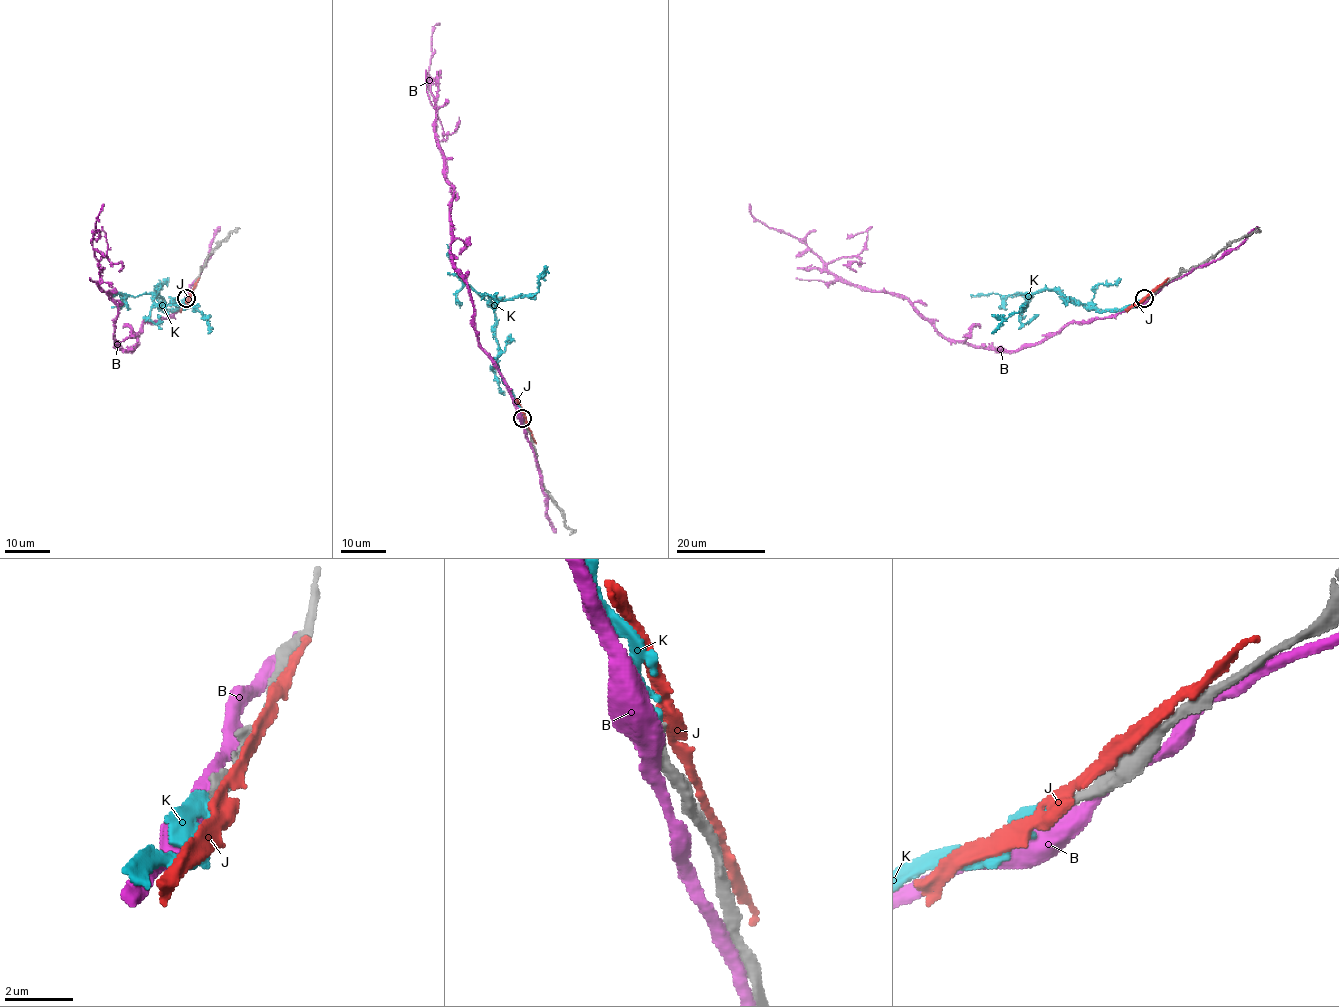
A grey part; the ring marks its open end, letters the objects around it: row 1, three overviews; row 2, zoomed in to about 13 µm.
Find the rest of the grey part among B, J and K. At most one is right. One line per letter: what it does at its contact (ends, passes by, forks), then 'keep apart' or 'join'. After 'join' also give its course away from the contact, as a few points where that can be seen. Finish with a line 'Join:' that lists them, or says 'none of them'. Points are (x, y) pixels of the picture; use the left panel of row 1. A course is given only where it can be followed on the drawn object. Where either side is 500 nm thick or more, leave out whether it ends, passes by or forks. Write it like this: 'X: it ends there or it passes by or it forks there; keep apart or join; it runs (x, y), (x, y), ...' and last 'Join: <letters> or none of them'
B: it passes by; keep apart
J: it passes by; keep apart
K: it ends there; join; it runs (186, 299), (182, 306), (165, 310), (159, 290), (154, 299), (156, 304), (195, 306), (210, 333)
Join: K

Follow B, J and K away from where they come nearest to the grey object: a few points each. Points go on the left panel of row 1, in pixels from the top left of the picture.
B: (186, 298), (168, 318), (143, 324), (132, 350), (115, 347), (117, 305), (99, 286), (92, 243), (104, 204)
J: (187, 300), (200, 277)
K: (186, 299), (182, 306), (165, 310), (159, 290), (154, 299), (156, 304), (195, 306), (210, 333)

